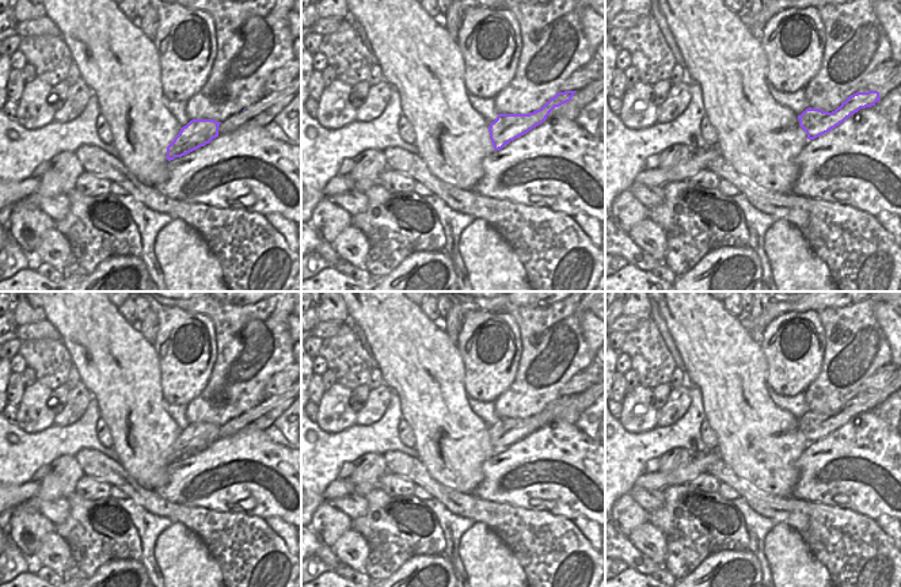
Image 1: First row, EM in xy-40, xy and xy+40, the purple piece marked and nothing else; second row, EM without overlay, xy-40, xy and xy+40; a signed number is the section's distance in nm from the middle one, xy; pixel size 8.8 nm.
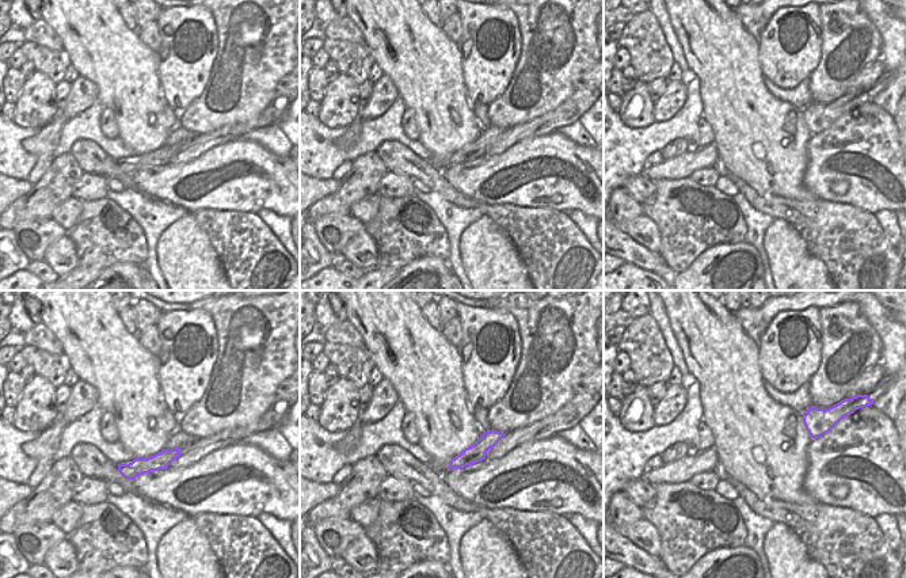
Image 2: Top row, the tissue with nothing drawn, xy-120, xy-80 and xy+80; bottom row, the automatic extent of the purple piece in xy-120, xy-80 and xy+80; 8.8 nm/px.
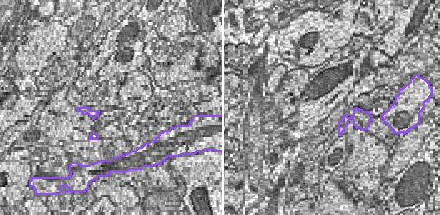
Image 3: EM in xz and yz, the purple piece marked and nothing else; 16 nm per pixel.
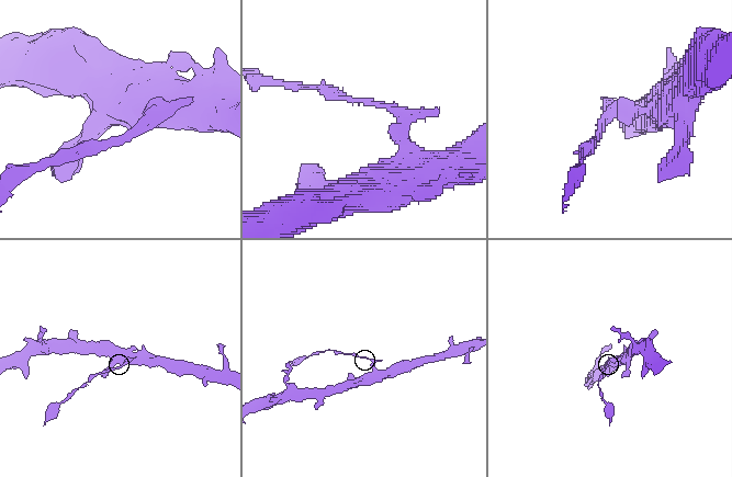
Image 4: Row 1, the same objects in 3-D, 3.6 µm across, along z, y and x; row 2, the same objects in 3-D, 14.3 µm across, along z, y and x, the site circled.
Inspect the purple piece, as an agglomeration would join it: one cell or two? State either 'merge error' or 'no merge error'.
merge error

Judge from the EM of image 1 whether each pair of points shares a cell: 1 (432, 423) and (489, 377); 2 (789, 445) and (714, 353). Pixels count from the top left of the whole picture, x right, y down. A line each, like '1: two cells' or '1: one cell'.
1: two cells
2: one cell

